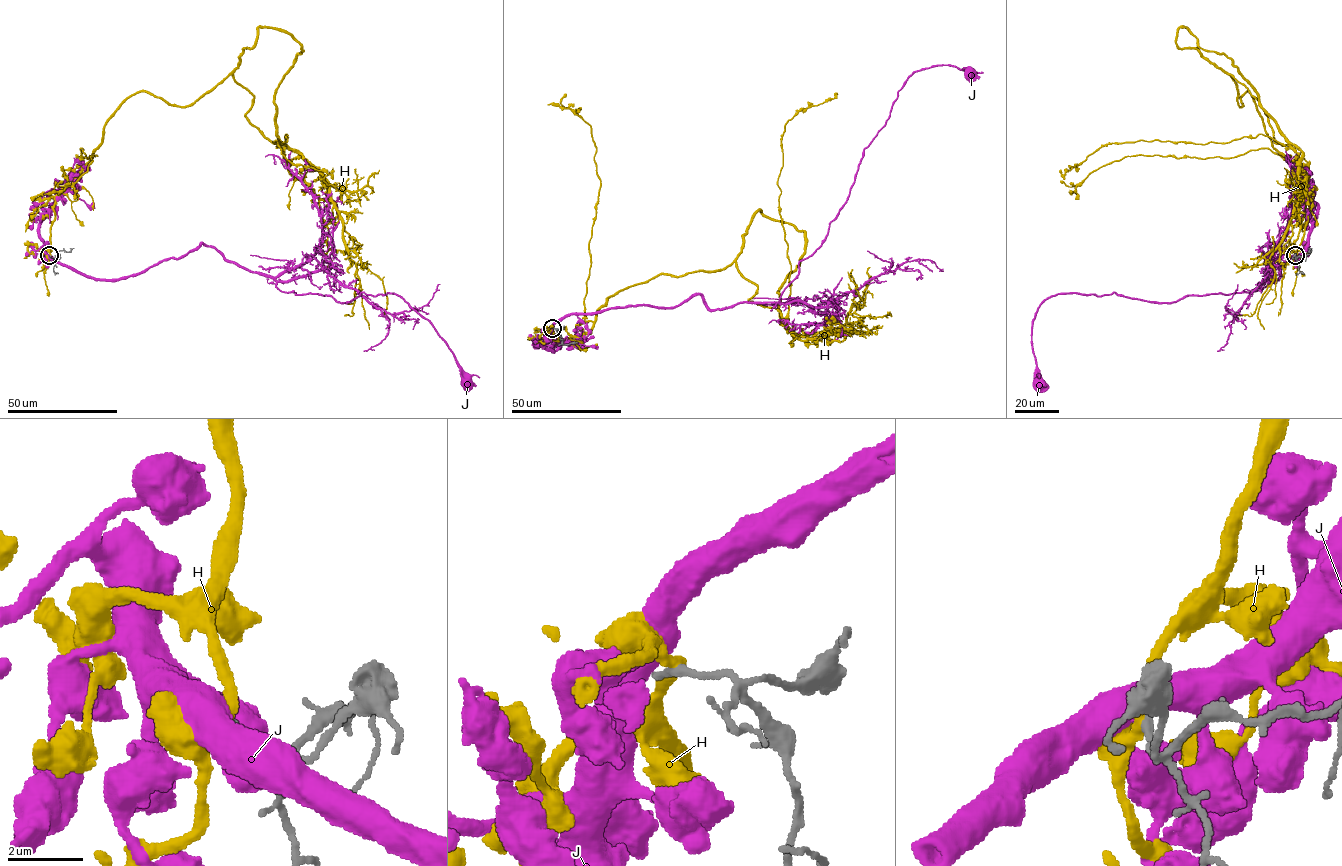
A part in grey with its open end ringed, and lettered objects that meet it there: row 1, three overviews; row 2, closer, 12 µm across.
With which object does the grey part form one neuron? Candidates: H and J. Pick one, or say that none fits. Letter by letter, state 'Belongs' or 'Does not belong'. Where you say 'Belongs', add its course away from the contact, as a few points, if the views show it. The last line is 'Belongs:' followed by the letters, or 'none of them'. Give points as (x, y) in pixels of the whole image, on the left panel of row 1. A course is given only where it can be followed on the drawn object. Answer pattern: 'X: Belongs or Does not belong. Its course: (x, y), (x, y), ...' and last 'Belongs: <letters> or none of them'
H: Does not belong
J: Does not belong
Belongs: none of them

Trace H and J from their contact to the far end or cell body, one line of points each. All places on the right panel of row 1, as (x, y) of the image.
H: (1294, 256), (1300, 167), (1229, 74), (1284, 145), (1115, 143), (1060, 170)
J: (1294, 255), (1274, 279), (1262, 246), (1275, 257), (1255, 291), (1049, 296), (1032, 325), (1039, 384)

